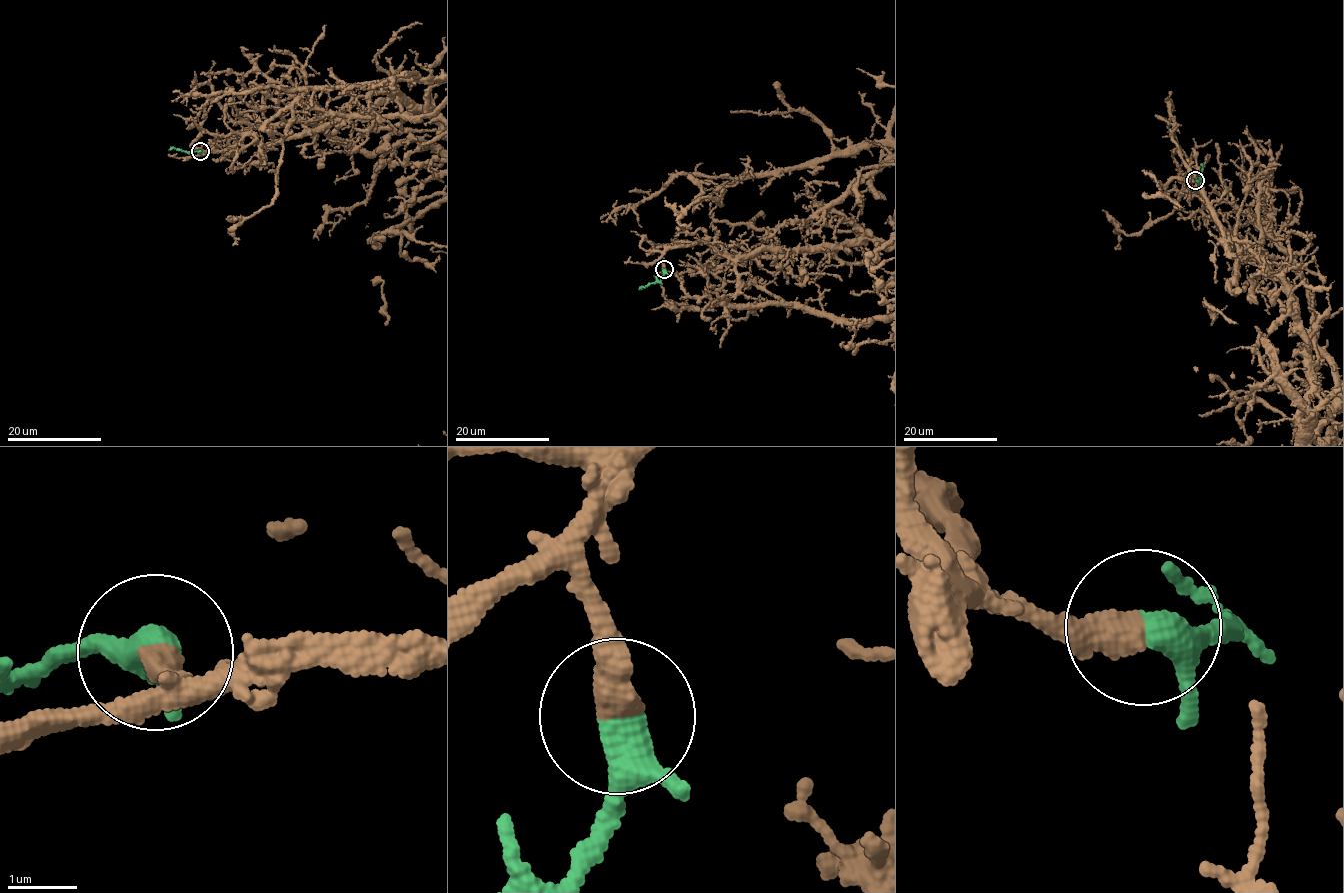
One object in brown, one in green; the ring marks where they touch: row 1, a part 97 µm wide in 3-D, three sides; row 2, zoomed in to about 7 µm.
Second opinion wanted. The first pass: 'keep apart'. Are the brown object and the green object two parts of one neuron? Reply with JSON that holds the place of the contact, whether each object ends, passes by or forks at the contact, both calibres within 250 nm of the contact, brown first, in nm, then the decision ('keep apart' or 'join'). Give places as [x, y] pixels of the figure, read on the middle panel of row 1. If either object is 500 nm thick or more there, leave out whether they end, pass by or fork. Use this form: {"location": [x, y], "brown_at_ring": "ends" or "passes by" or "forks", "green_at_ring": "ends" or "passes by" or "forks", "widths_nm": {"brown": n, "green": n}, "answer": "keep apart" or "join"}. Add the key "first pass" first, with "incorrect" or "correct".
{"first pass": "incorrect", "location": [664, 269], "brown_at_ring": "ends", "green_at_ring": "passes by", "widths_nm": {"brown": 420, "green": 380}, "answer": "join"}

